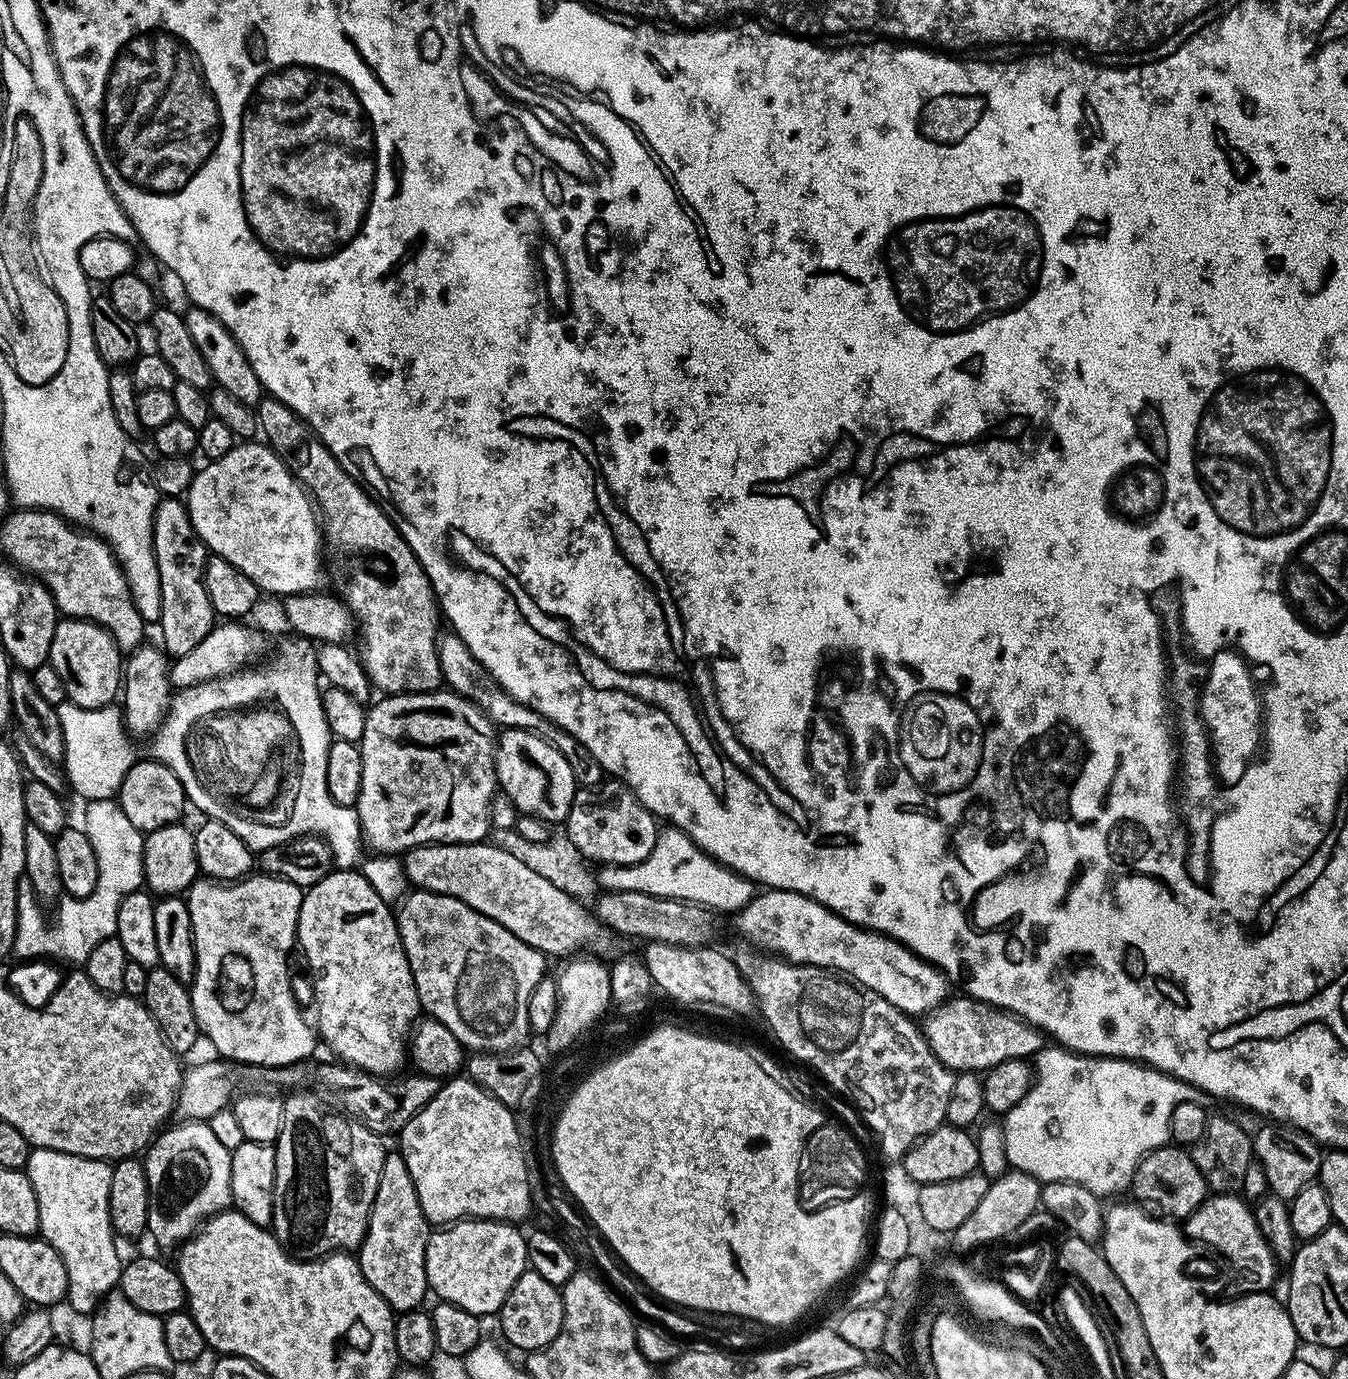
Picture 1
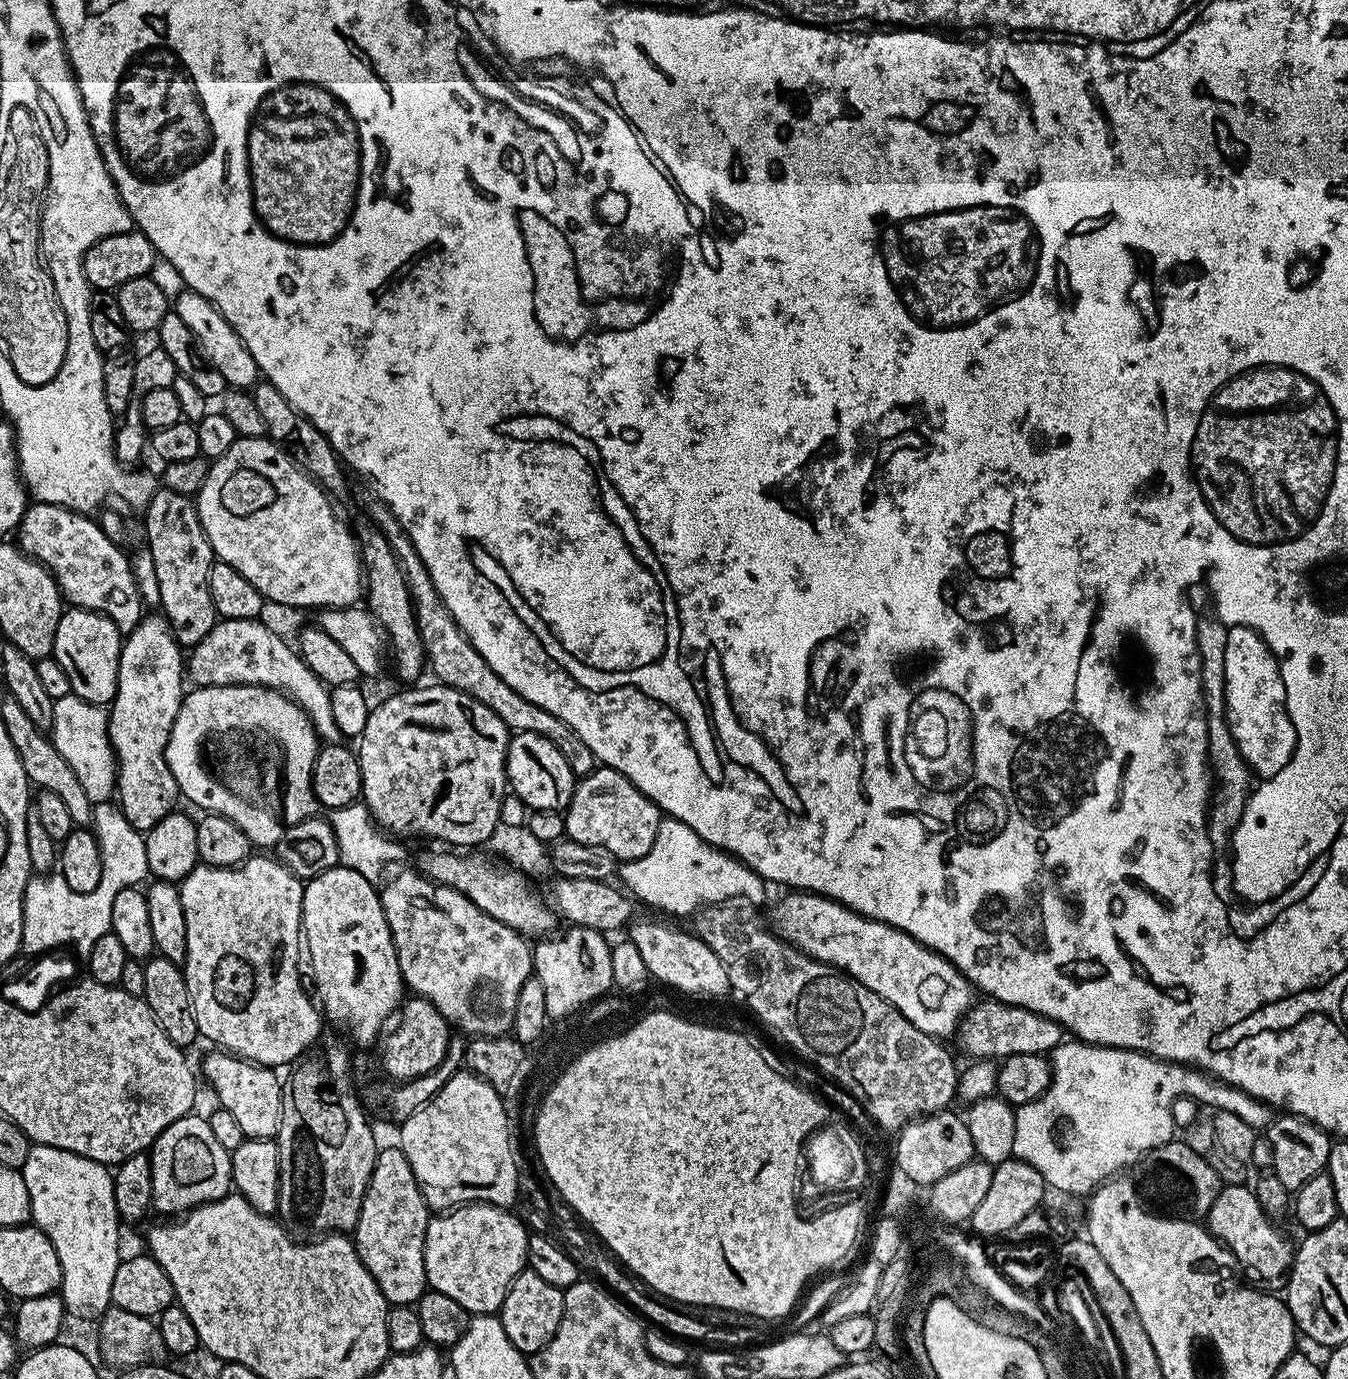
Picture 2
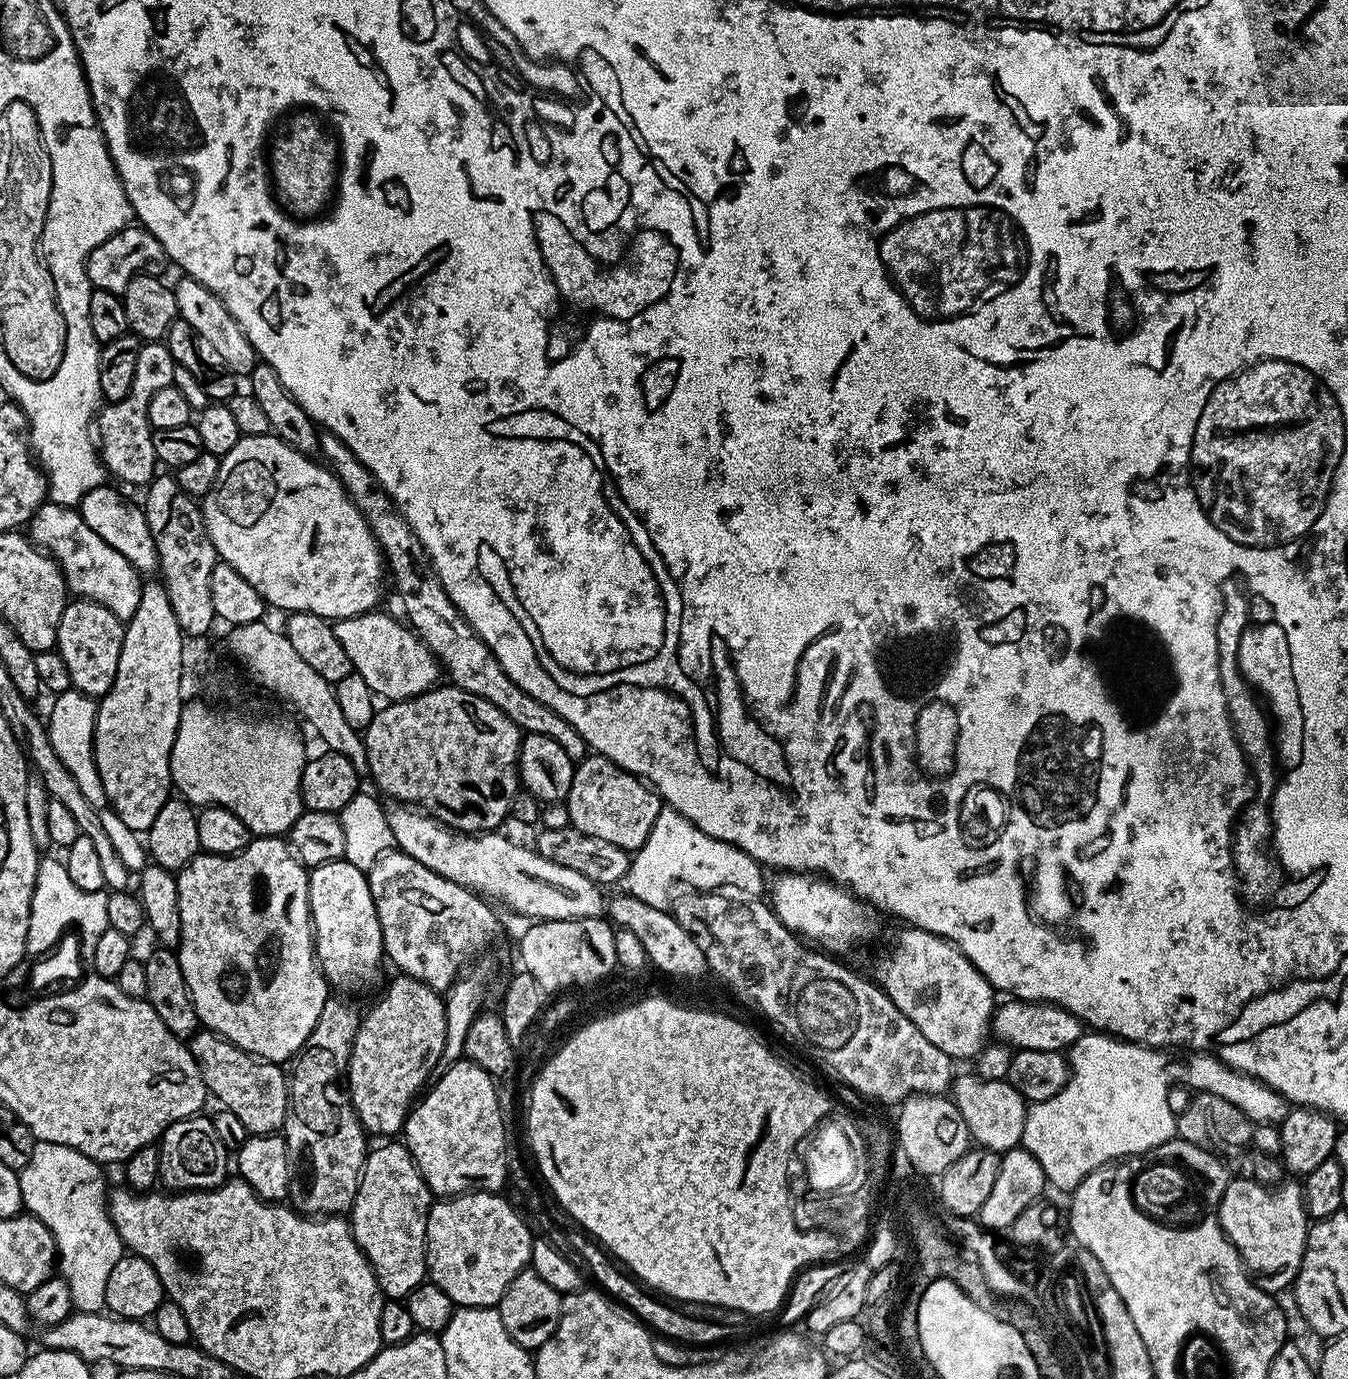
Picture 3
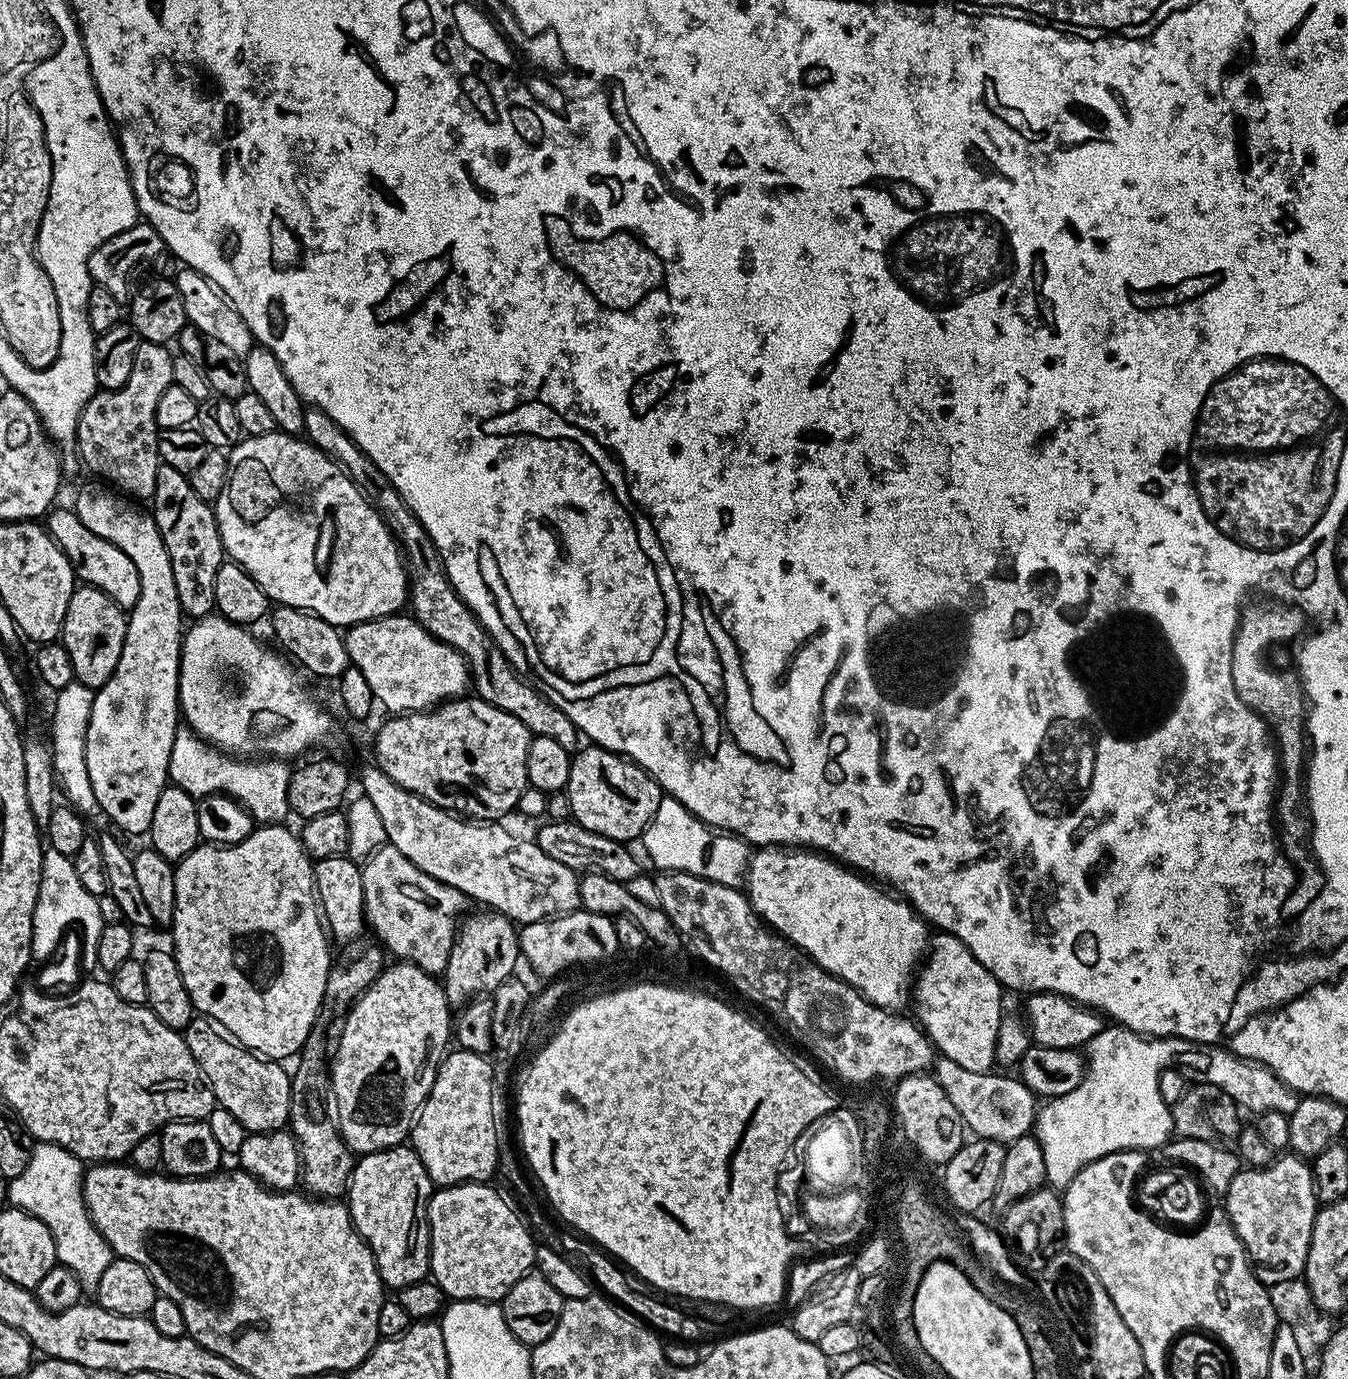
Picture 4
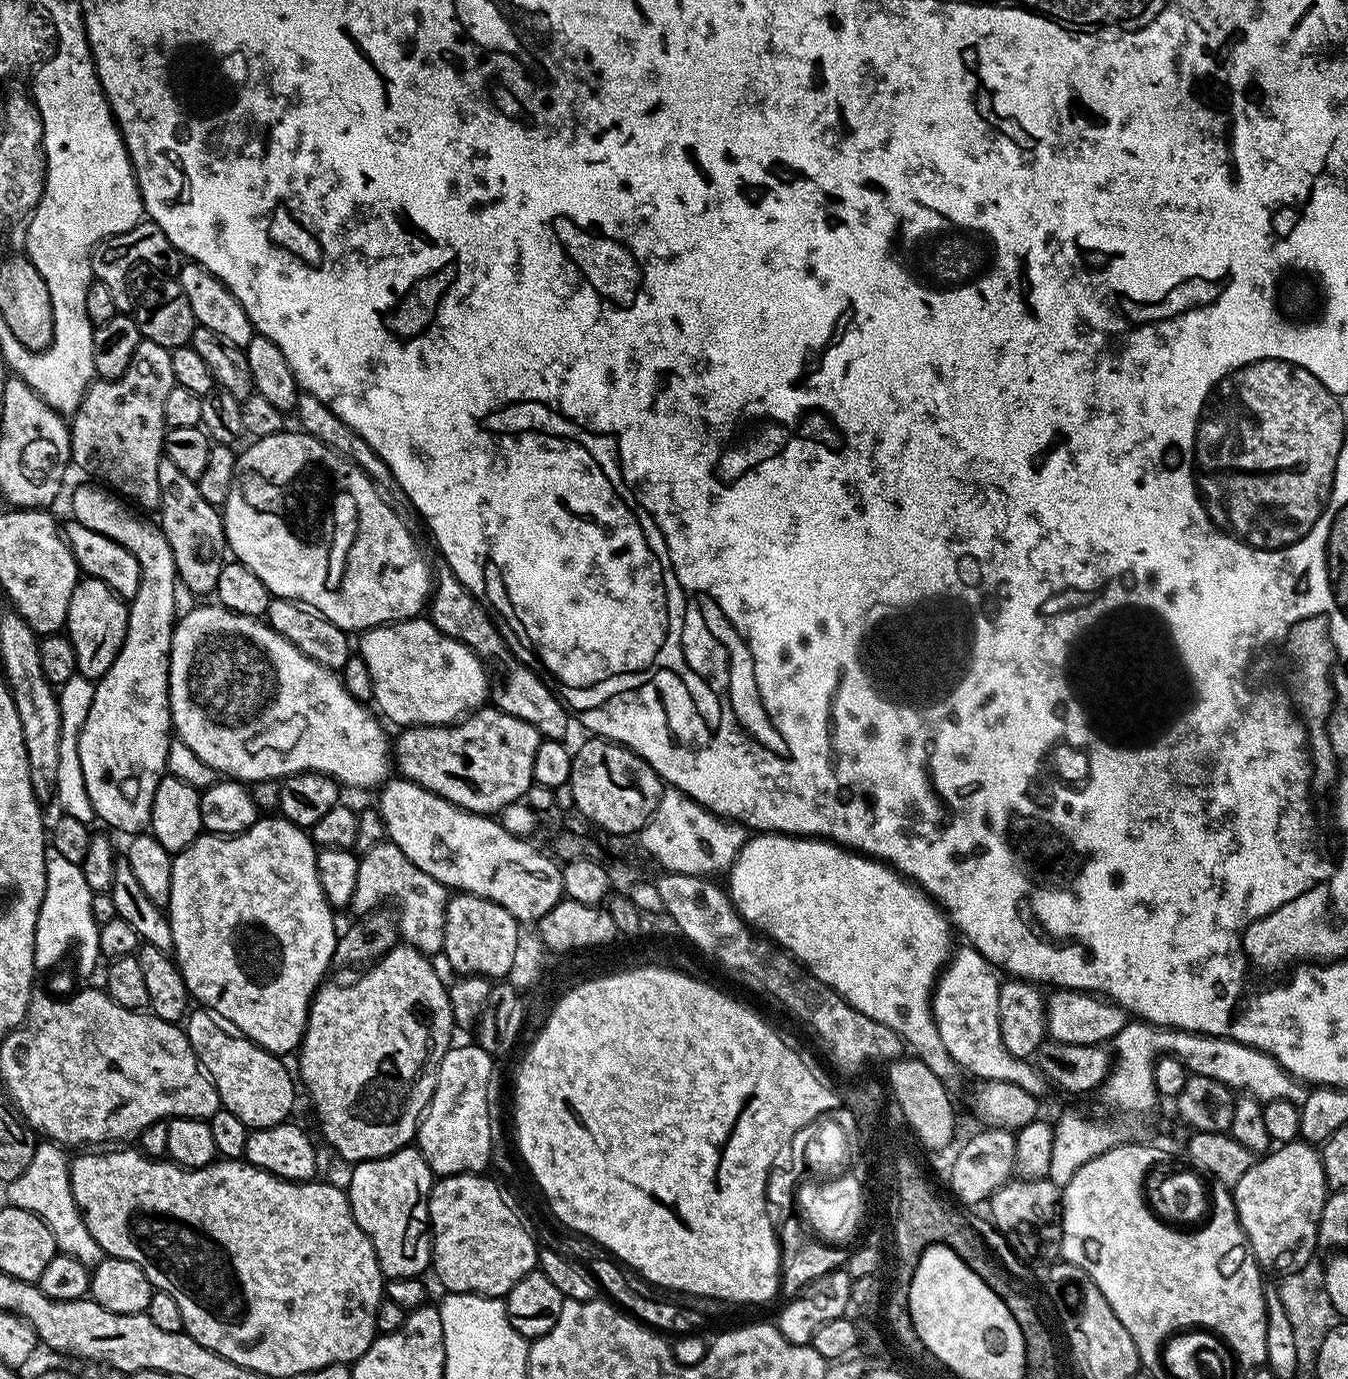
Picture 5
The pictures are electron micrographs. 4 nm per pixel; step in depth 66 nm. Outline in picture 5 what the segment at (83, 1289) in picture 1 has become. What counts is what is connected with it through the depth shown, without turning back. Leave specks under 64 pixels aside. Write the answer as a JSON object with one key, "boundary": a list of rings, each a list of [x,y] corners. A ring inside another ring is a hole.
{"boundary":[[[55,1142],[37,1143],[34,1158],[30,1158],[30,1166],[26,1166],[26,1170],[18,1174],[18,1178],[7,1181],[7,1203],[13,1208],[21,1208],[42,1218],[50,1234],[54,1234],[57,1253],[78,1258],[78,1262],[95,1266],[105,1259],[106,1254],[90,1234],[86,1222],[80,1217],[70,1182],[70,1160],[69,1157],[64,1157],[64,1152],[65,1149]]]}

